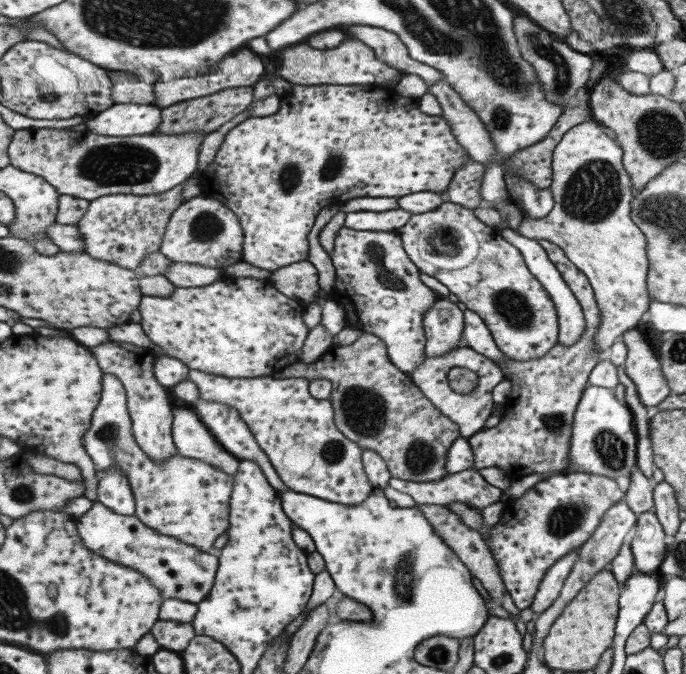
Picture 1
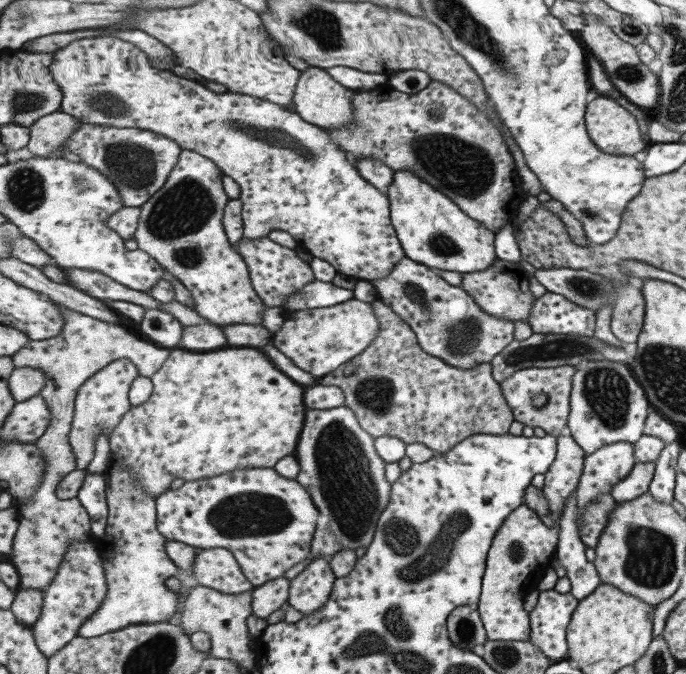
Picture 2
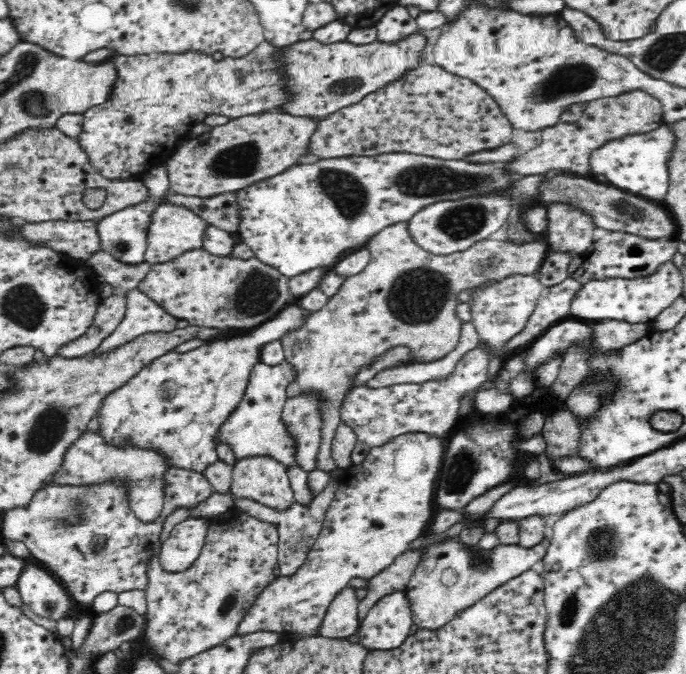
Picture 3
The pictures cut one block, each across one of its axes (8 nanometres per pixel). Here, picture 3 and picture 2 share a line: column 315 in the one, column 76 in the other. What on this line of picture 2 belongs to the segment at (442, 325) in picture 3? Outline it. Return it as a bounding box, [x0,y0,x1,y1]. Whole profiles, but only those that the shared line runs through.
[12,308,172,590]

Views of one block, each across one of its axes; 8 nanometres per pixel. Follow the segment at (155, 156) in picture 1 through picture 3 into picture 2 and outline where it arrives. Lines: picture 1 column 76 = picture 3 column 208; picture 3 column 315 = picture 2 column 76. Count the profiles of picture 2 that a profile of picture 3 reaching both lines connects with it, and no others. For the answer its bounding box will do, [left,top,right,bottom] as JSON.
[28,110,82,157]

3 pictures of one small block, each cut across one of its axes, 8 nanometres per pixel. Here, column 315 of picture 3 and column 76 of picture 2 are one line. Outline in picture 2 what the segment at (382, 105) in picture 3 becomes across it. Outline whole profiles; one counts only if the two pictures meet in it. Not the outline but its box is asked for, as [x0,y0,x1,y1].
[65,123,181,207]

